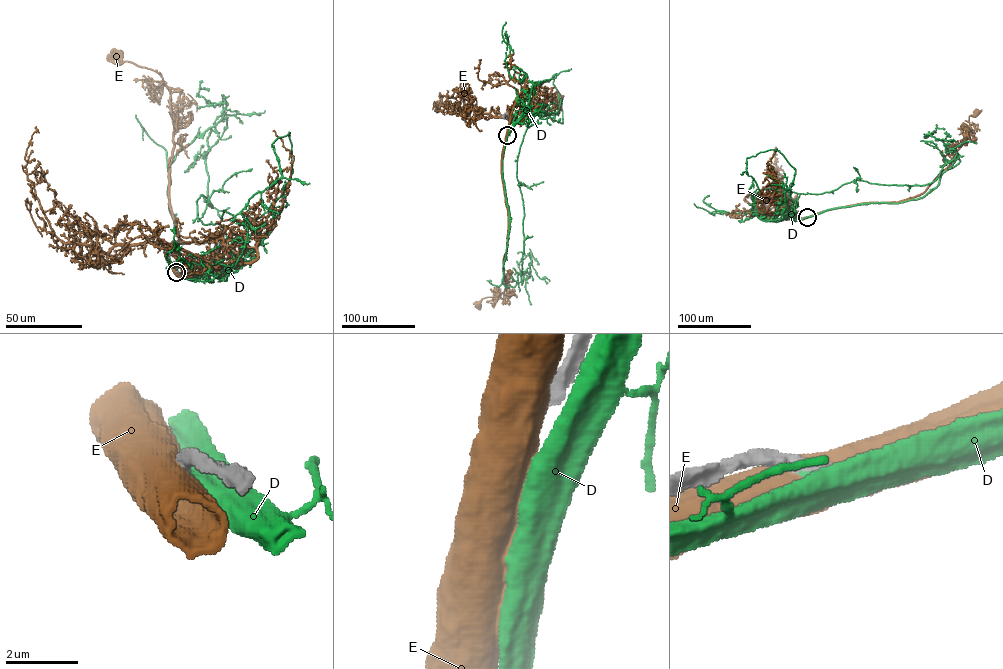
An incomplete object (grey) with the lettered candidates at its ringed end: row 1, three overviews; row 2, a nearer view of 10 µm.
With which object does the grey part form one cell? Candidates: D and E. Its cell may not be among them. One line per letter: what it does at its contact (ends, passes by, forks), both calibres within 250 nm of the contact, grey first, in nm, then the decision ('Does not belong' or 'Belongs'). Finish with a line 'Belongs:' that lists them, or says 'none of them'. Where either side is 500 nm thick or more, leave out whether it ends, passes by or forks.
D: Thickness 320 nm (grey) against 650 nm. Belongs
E: Thickness 380 nm (grey) against 750 nm. Does not belong
Belongs: D

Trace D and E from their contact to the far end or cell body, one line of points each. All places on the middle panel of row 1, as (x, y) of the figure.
D: (507, 135), (506, 288), (519, 274), (523, 281), (517, 161), (530, 101), (557, 74), (563, 122), (542, 117)
E: (506, 135), (502, 166), (508, 215), (503, 265), (505, 289), (503, 299), (487, 297), (478, 305)

